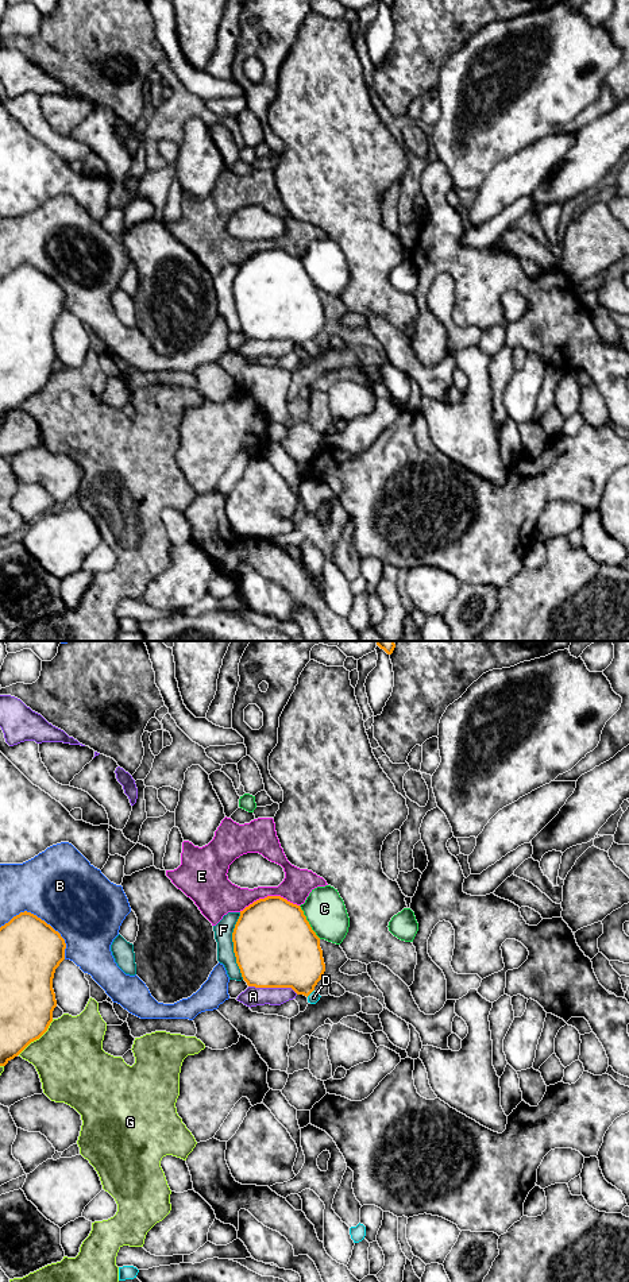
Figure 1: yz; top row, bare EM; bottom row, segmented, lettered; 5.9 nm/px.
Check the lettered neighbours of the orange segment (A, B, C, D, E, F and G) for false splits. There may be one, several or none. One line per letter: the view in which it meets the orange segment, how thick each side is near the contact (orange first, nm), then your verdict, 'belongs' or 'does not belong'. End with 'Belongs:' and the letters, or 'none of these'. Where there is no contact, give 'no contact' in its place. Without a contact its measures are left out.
A: meets orange in yz; 480 nm thick on the orange side, 120 nm on the other; does not belong
B: meets orange in yz; 360 nm thick on the orange side, 440 nm on the other; does not belong
C: meets orange in yz; 480 nm thick on the orange side, 240 nm on the other; does not belong
D: meets orange in yz; 360 nm thick on the orange side, 70 nm on the other; belongs
E: meets orange in yz; 460 nm thick on the orange side, 180 nm on the other; does not belong
F: meets orange in yz; 480 nm thick on the orange side, 110 nm on the other; does not belong
G: meets orange in yz; 320 nm thick on the orange side, 420 nm on the other; does not belong
Belongs: D

